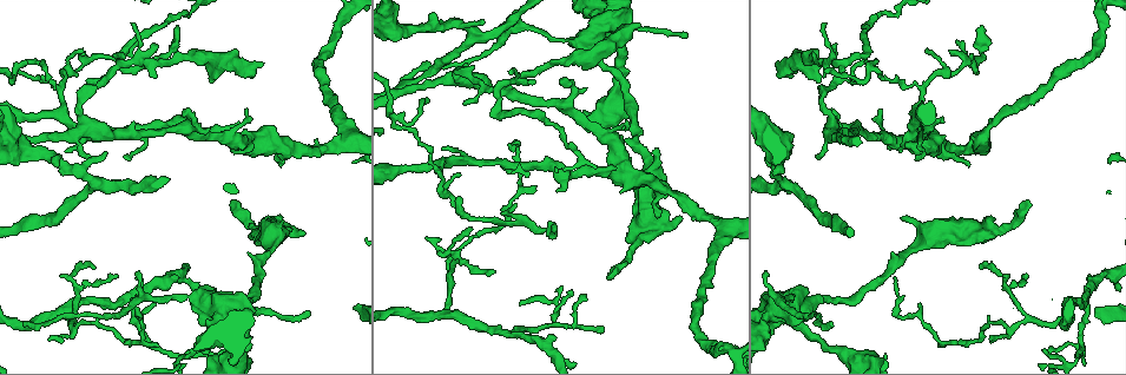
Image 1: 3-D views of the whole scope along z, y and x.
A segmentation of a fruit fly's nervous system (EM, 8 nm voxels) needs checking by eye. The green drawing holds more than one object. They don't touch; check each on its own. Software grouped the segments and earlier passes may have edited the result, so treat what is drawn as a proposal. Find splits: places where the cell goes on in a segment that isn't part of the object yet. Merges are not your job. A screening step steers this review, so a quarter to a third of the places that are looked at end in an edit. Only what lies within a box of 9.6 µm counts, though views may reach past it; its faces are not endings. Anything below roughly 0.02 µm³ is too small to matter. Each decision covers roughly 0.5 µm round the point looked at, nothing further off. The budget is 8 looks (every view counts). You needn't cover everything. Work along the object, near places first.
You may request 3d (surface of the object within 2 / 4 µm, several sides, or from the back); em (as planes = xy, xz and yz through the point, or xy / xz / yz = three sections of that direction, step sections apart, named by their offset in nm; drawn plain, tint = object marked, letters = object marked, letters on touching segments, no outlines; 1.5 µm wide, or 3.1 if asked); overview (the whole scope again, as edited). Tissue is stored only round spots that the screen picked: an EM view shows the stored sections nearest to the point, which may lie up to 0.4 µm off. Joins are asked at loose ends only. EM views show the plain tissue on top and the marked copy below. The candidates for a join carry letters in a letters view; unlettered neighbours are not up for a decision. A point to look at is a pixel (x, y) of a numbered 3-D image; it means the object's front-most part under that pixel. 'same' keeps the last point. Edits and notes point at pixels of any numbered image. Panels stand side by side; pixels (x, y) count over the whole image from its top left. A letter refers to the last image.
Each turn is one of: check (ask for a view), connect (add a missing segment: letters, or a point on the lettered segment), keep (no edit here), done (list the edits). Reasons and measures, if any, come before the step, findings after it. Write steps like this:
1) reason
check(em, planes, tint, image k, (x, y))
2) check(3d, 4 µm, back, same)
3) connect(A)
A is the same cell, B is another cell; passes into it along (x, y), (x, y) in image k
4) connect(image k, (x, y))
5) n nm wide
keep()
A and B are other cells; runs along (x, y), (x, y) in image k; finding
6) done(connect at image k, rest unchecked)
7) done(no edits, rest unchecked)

free end
check(3d, 4 µm, image 1, (829, 325))

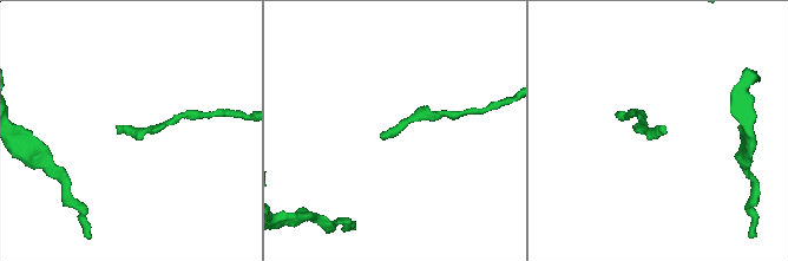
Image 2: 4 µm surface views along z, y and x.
check(em, xz, step 4, tint, image 2, (118, 134))

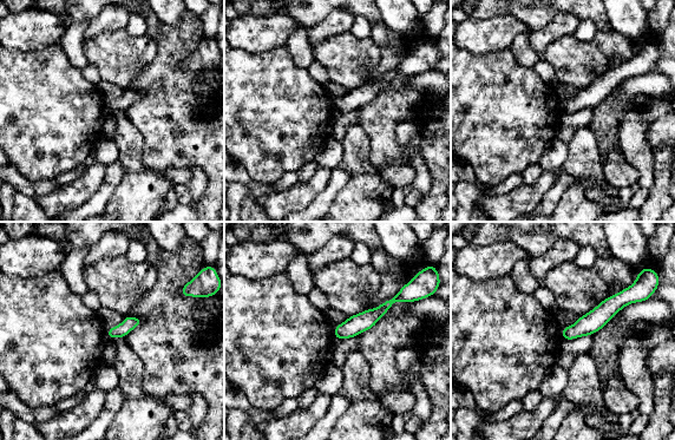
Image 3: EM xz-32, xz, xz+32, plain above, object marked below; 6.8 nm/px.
check(em, planes, letters, same)

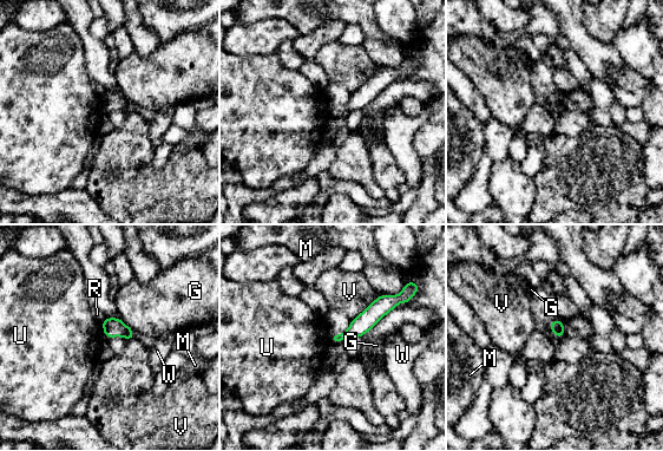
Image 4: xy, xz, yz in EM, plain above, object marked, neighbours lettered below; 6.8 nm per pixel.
100 nm wide
keep()
G, M, R, U, V and W are other cells; border along (100, 321), (104, 337) in image 4; none of them fits

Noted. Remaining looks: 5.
an open end
check(em, xy, step 4, tint, image 1, (559, 80))

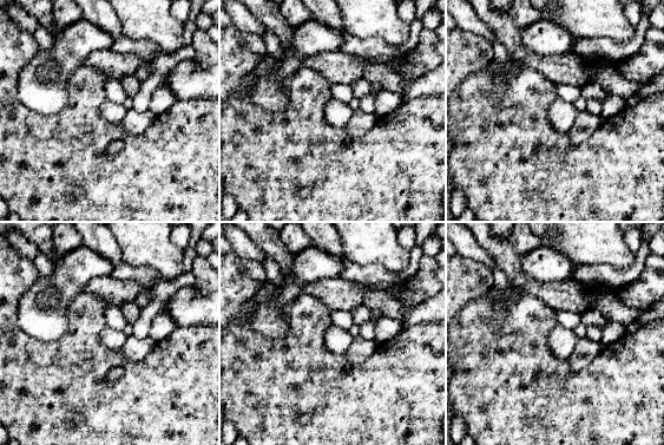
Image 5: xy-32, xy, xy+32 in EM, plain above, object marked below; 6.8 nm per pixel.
another direction
check(em, planes, letters, same)

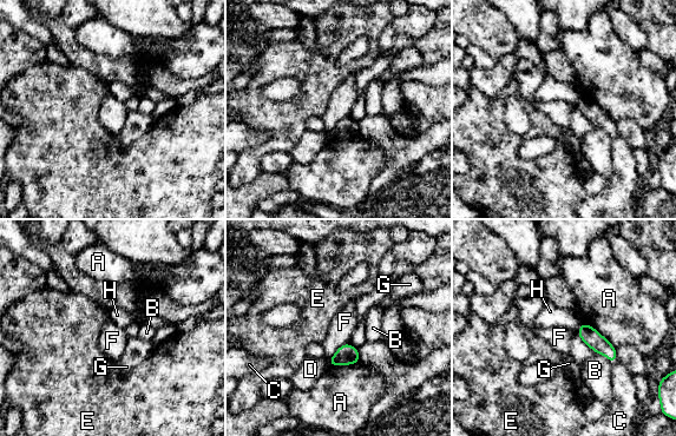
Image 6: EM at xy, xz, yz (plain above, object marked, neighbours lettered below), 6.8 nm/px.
140 nm wide
keep()
A, B, C, D, E, F, G and H are other cells; border along (347, 342), (342, 343), (328, 359) in image 6; none of them fits

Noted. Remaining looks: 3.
check(3d, 4 µm, image 1, (261, 66))

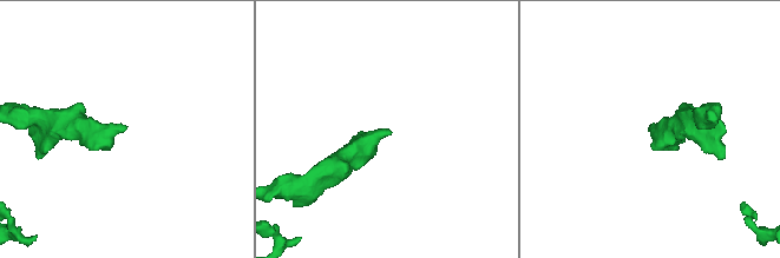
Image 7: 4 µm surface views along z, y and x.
now the EM
check(em, xz, step 4, letters, image 7, (124, 131))

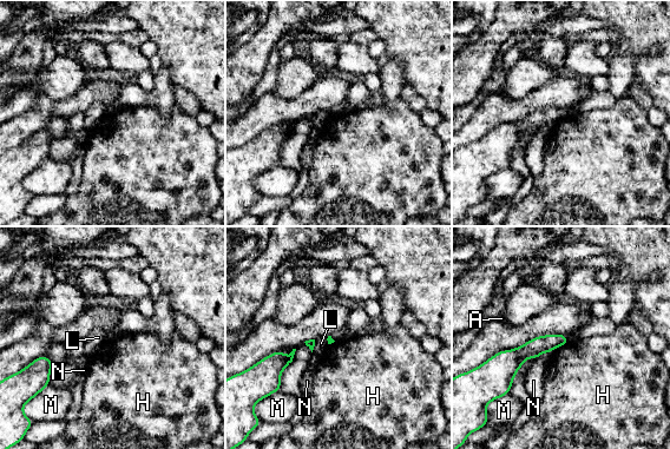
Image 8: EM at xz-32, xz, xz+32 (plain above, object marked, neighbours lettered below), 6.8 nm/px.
another direction
check(em, planes, letters, same)

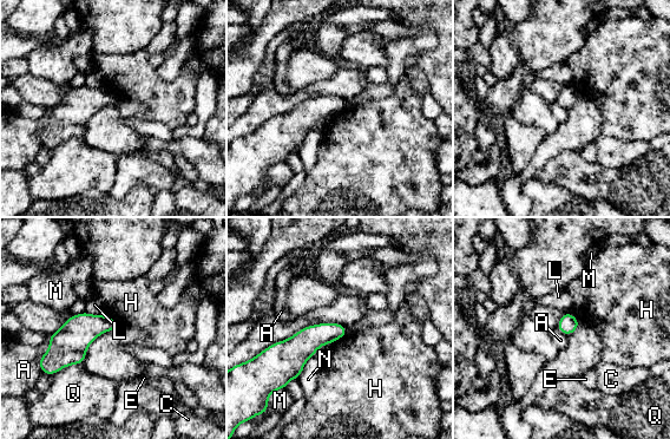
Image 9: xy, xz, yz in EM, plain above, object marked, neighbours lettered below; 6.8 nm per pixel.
N touches over 300 nm
keep()
A, C, E, H, L, M, N and Q are other cells; none of them fits

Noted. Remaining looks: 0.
done(no edits, rest unchecked)

